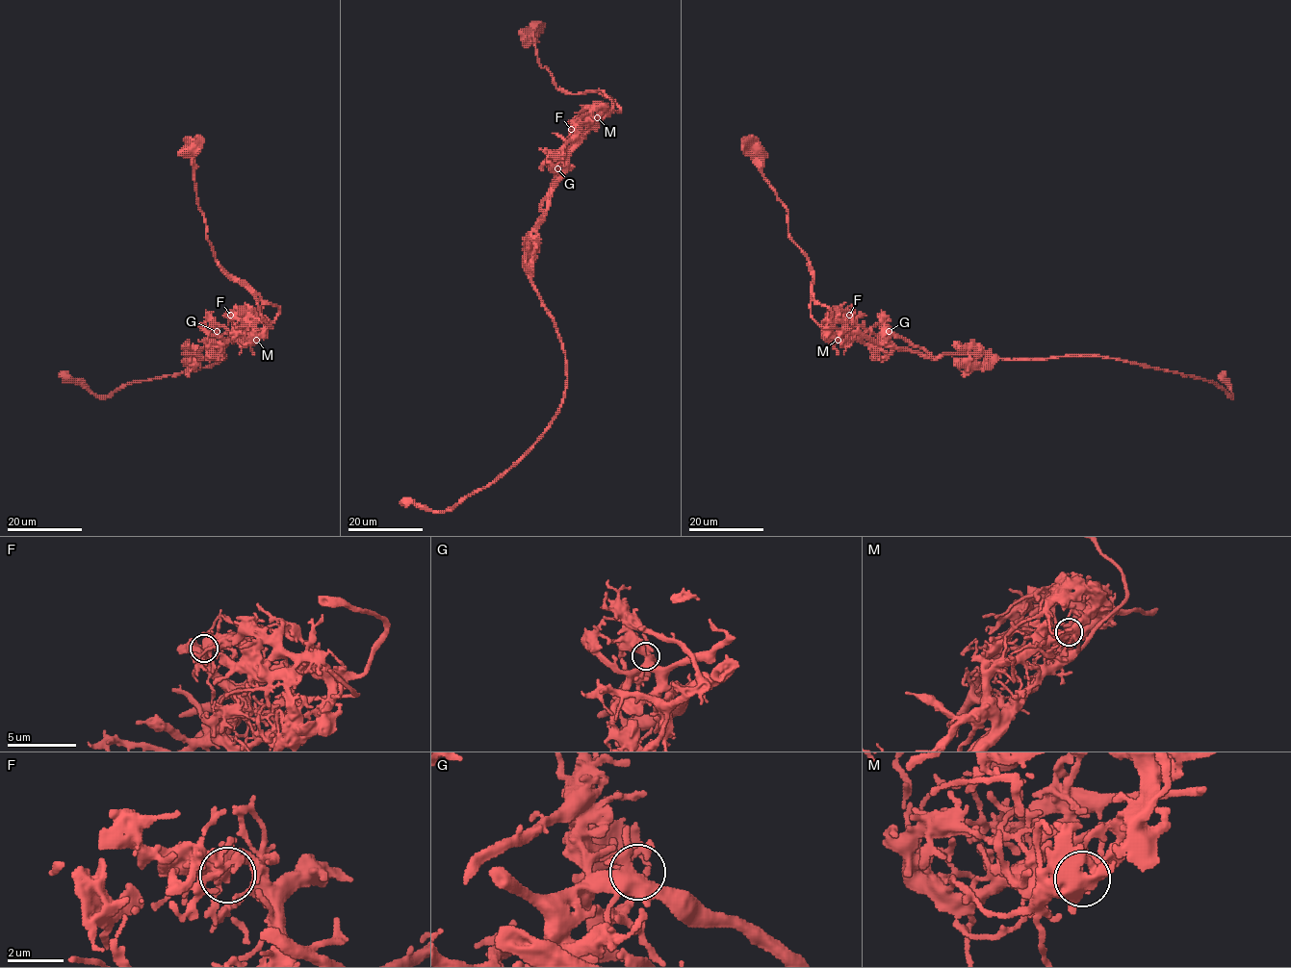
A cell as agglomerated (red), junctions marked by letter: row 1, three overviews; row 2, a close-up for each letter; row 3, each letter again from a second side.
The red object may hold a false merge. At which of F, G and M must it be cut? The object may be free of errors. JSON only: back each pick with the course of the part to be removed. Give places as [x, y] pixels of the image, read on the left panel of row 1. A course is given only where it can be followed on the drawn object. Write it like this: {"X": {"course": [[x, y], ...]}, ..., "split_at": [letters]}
{"M": {"course": [[256, 339], [244, 332], [206, 357], [186, 356], [226, 356], [219, 363], [135, 381], [107, 395], [59, 372]]}, "split_at": ["M"]}

